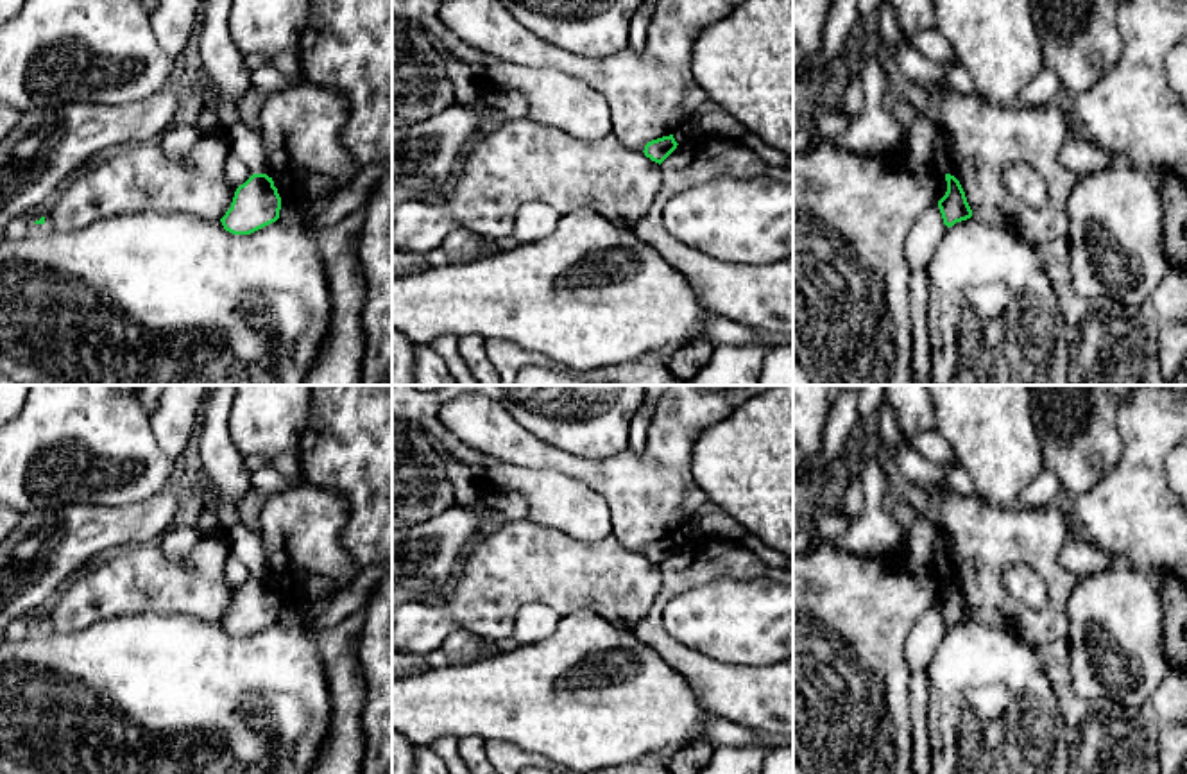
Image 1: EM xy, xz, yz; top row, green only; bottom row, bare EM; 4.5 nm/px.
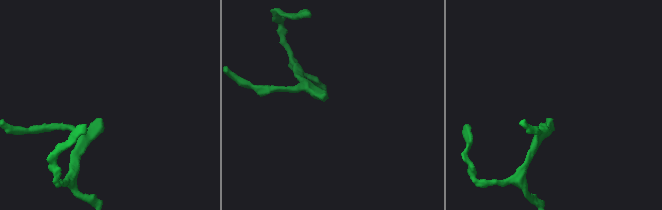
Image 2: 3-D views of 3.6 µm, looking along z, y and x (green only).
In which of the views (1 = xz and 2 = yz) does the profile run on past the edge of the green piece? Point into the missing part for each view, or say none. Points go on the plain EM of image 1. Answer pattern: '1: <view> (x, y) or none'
1: none
2: none

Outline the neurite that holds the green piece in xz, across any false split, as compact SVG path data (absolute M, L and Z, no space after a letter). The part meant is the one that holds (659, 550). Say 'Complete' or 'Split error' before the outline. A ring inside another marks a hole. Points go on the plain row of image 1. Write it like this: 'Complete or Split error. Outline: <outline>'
Complete. Outline: M670 536L648 543L643 554L646 559L661 566L677 550L677 546L679 545L675 543L673 536Z

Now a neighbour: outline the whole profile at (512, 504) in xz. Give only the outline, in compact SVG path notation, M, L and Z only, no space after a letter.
M482 487L480 500L483 502L483 505L503 512L508 521L525 520L528 514L526 498L512 489Z

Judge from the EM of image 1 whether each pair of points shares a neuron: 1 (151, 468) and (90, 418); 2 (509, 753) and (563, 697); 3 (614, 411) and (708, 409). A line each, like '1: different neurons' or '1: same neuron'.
1: same neuron
2: different neurons
3: different neurons

